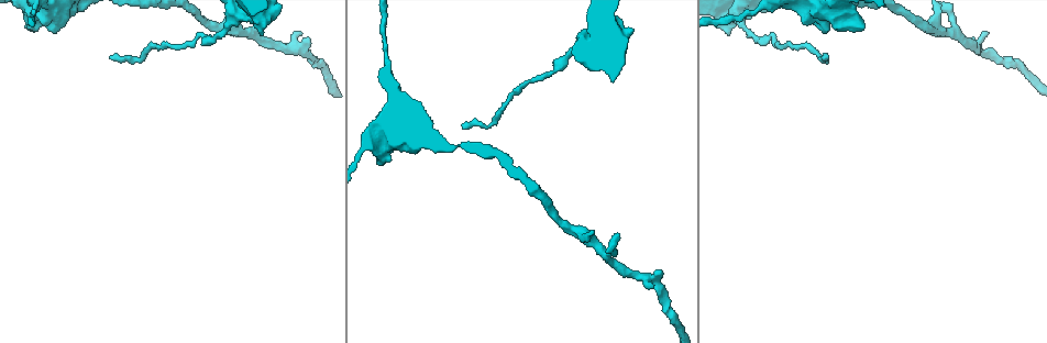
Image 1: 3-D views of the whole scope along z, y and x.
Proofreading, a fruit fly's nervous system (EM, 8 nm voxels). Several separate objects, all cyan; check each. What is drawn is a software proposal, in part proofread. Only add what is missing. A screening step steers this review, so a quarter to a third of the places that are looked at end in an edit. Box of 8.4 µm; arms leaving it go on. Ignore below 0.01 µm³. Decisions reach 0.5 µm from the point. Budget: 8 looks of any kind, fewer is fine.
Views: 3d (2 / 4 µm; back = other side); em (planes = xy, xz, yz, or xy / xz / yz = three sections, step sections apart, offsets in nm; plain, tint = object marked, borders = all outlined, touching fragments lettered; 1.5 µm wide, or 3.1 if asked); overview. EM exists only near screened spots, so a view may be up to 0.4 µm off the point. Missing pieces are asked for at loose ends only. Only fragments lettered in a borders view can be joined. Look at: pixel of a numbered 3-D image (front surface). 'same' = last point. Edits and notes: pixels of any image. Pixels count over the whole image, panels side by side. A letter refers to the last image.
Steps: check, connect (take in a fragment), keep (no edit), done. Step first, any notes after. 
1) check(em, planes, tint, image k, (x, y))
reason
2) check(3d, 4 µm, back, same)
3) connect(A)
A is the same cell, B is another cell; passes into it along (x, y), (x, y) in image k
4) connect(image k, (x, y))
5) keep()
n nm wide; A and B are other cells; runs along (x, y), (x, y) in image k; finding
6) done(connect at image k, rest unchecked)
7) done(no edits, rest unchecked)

check(em, xy, step 8, borders, image 1, (729, 34))
branch stops here

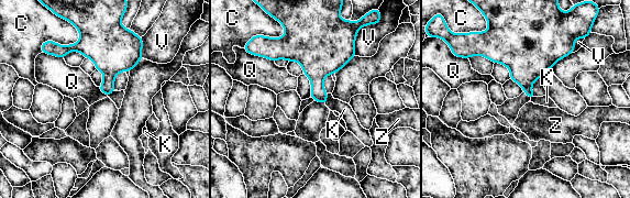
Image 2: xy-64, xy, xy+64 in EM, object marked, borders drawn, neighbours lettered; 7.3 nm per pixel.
check(em, planes, borders, same)

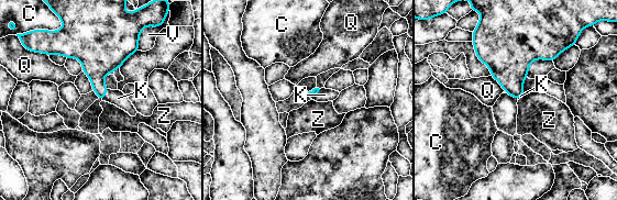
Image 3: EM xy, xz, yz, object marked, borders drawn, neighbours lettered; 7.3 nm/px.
connect(K)
K is the same cell, C, Q, V and Z are other cells; passes into it along (98, 60), (106, 93), (118, 98) in image 3; the neuron continues

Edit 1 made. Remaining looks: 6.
check(em, planes, borders, image 1, (302, 33))
free end

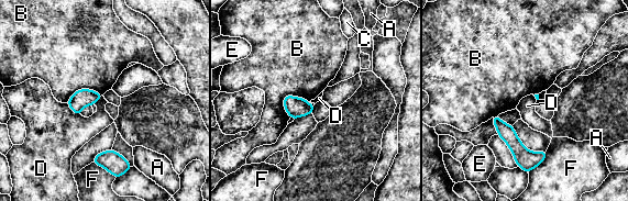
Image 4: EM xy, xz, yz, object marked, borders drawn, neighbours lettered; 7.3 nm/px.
keep()
A, B, C, D, E and F are other cells; border along (66, 103), (75, 113), (80, 115) in image 4; none of them fits

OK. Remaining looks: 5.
check(3d, 2 µm, image 1, (110, 56))
branch stops here

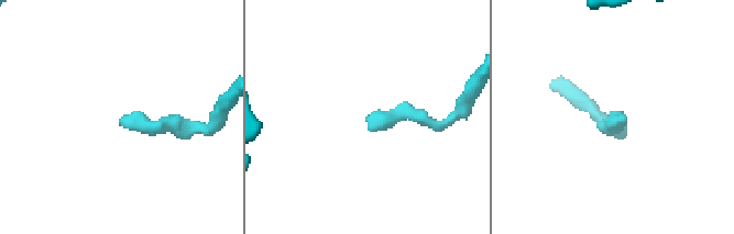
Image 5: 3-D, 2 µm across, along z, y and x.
check(em, planes, borders, image 5, (624, 115))

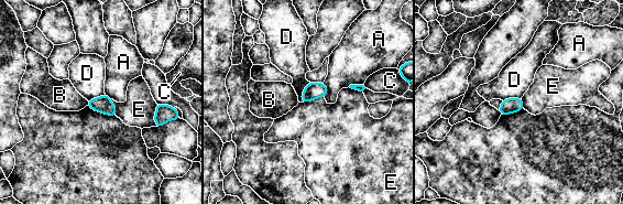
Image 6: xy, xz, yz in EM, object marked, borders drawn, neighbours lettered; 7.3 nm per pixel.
keep()
110 nm wide; A, B, C, D and E are other cells; no lettered fragment goes on from it

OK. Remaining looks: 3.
done(connect at image 3, rest unchecked)

